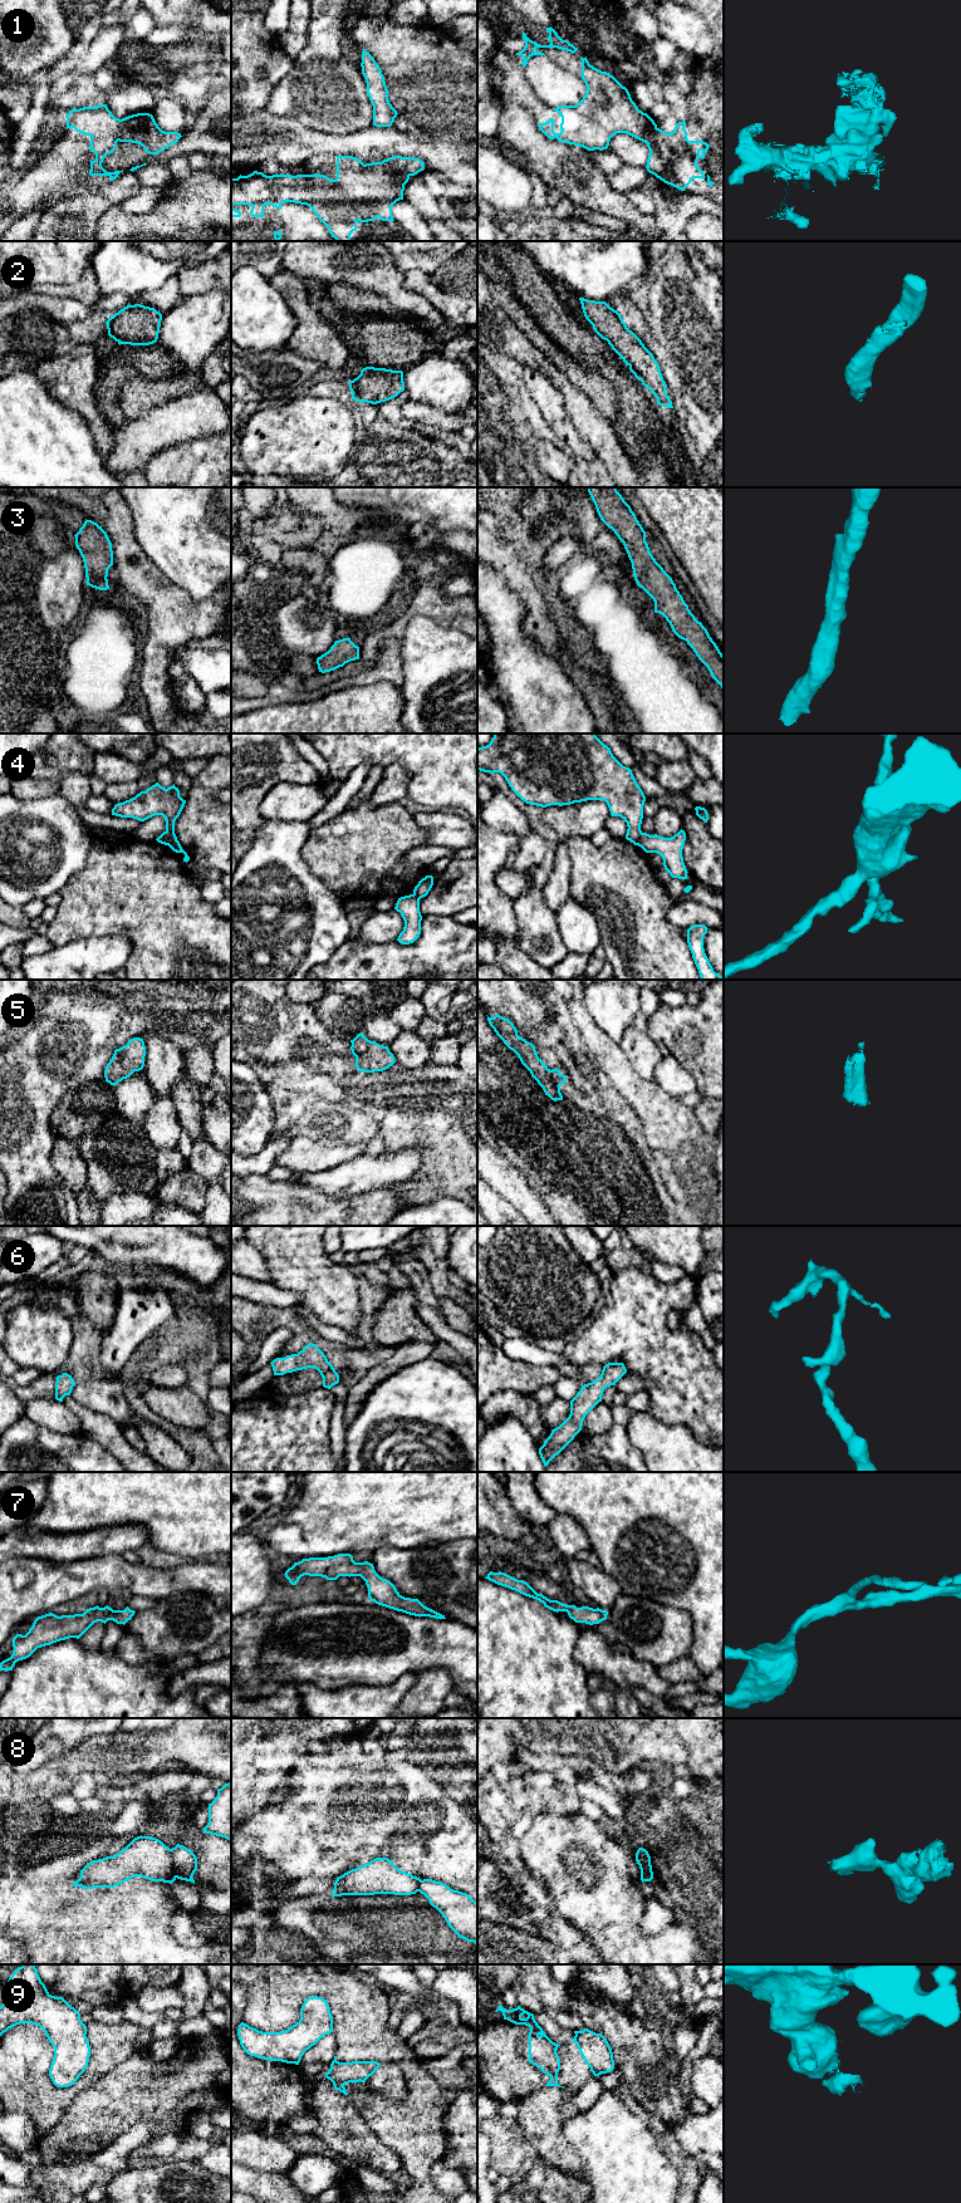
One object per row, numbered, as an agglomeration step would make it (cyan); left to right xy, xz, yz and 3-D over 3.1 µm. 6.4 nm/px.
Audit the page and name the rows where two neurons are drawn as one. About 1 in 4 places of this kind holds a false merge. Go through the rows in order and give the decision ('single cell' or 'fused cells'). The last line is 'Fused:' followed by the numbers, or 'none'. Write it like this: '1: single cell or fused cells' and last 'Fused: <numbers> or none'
1: single cell
2: single cell
3: single cell
4: fused cells
5: single cell
6: single cell
7: single cell
8: fused cells
9: fused cells
Fused: 4, 8, 9

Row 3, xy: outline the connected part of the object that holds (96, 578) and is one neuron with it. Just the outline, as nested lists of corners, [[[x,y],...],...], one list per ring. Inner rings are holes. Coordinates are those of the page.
[[[85,519],[74,536],[84,561],[87,585],[99,590],[109,589],[107,576],[113,565],[113,550],[107,533],[97,522]]]

